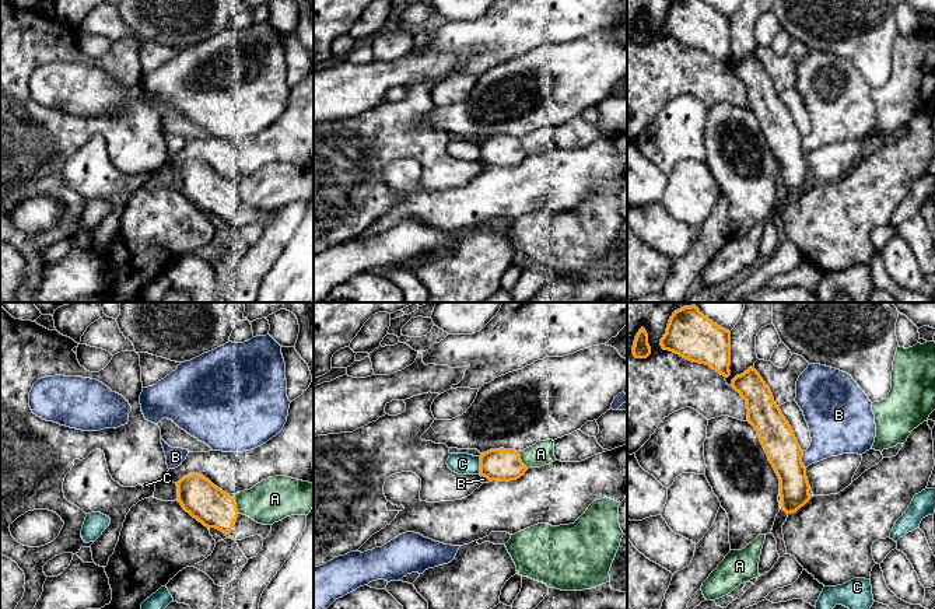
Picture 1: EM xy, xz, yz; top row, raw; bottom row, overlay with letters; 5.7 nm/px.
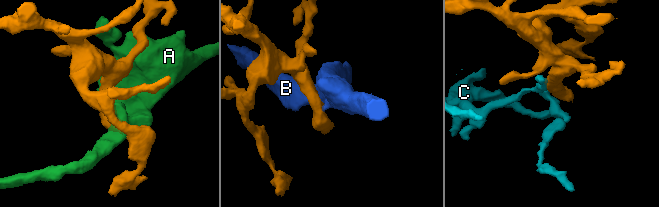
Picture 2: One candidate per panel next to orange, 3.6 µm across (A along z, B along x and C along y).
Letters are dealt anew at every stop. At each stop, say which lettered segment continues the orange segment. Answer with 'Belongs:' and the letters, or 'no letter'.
Belongs: no letter

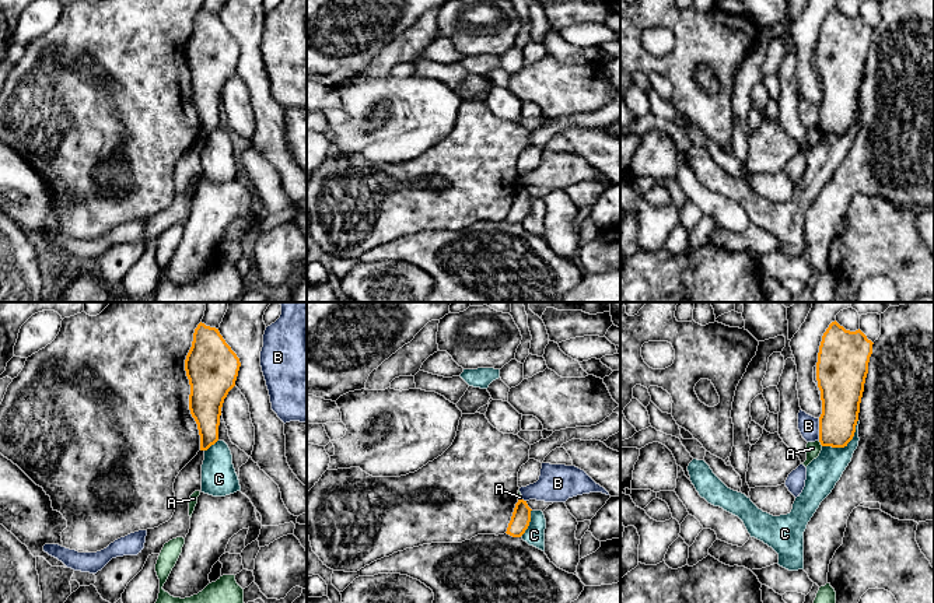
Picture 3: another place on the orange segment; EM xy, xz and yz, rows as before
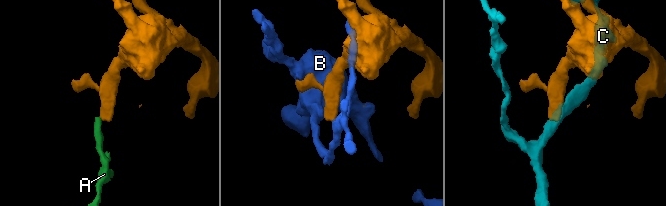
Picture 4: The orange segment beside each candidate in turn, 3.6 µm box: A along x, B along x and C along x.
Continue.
Belongs: no letter

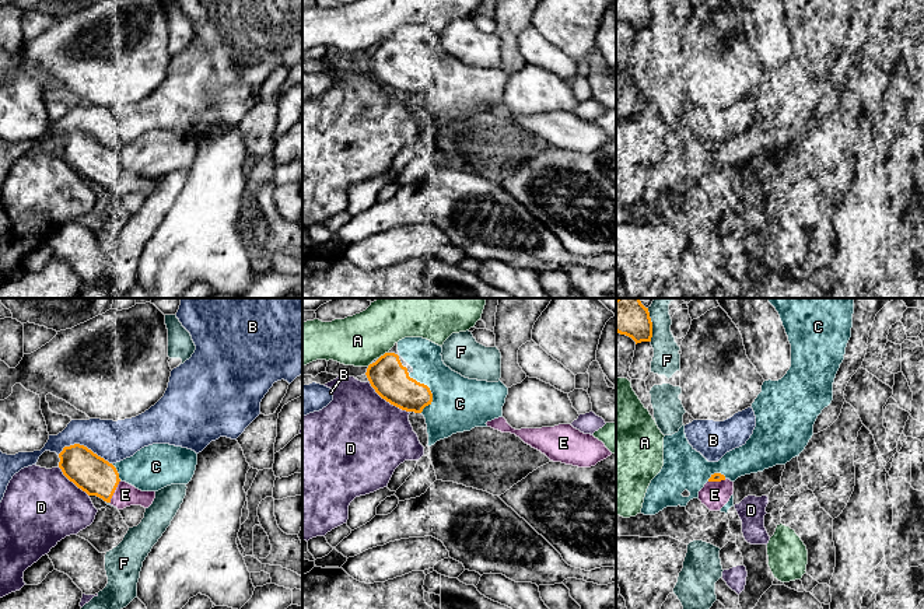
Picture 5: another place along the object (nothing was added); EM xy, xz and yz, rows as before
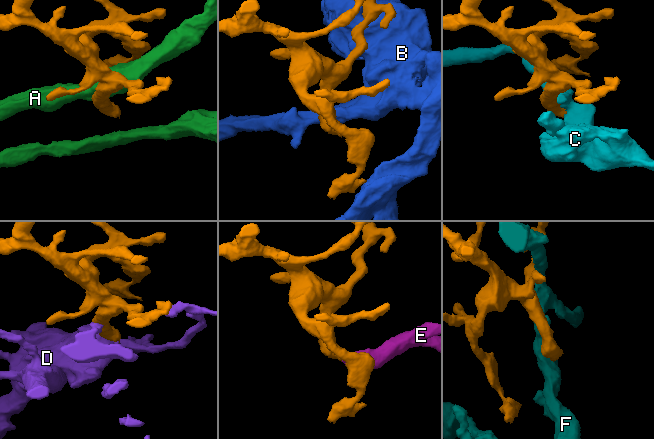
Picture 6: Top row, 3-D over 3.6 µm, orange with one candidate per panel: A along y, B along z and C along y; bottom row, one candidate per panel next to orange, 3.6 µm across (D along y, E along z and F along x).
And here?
Belongs: E

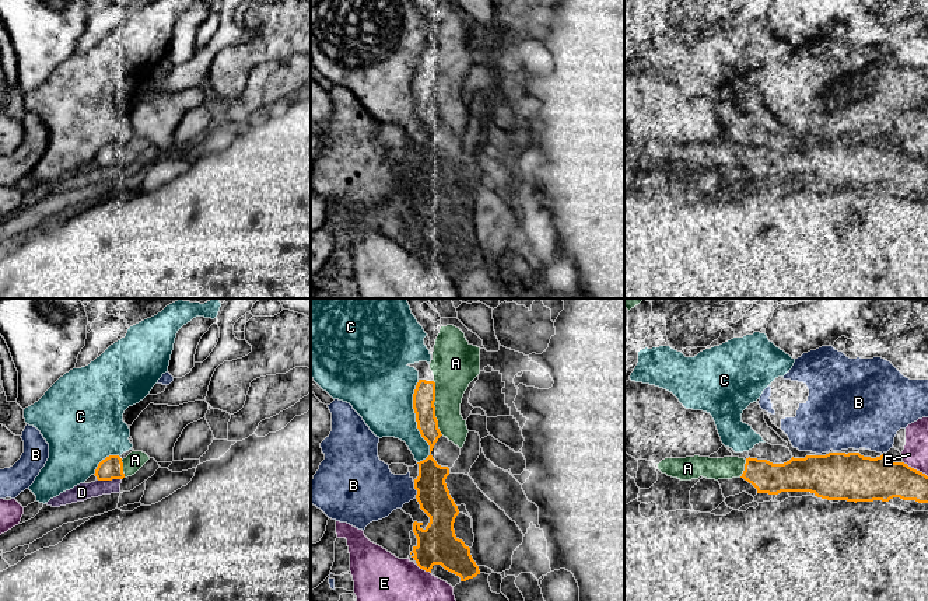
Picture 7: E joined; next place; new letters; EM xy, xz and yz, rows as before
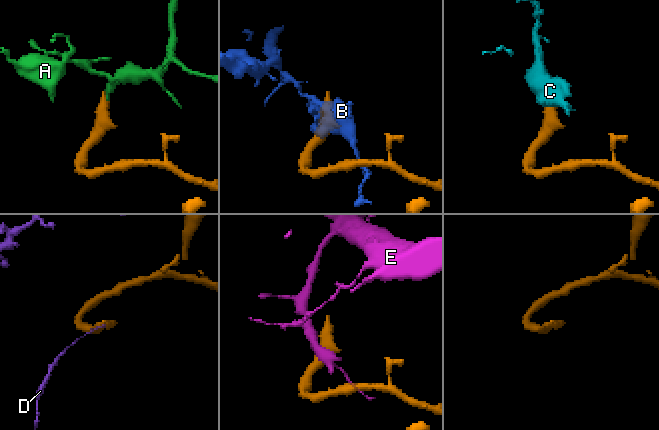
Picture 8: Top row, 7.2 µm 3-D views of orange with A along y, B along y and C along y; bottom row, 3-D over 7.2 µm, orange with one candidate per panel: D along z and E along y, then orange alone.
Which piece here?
Belongs: A

